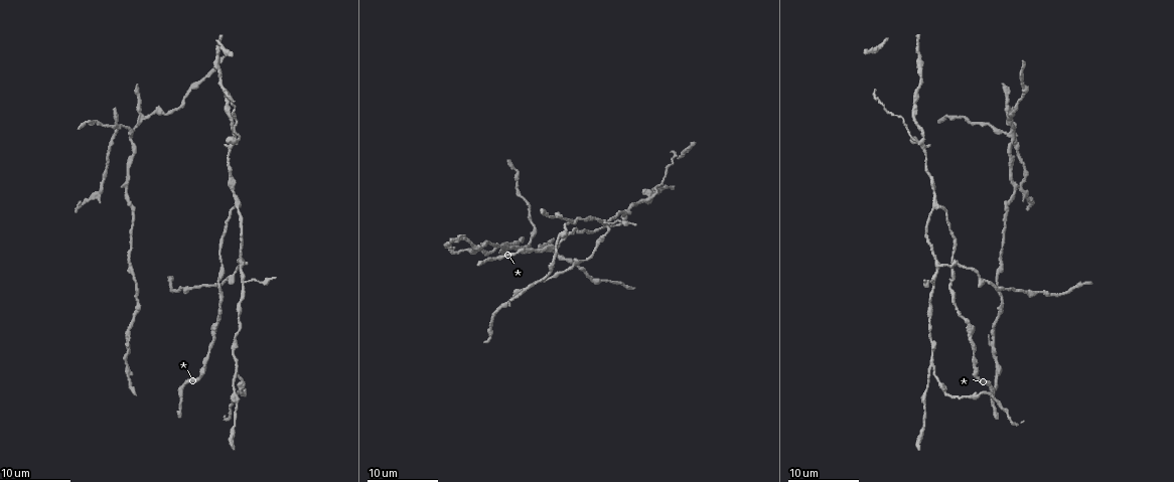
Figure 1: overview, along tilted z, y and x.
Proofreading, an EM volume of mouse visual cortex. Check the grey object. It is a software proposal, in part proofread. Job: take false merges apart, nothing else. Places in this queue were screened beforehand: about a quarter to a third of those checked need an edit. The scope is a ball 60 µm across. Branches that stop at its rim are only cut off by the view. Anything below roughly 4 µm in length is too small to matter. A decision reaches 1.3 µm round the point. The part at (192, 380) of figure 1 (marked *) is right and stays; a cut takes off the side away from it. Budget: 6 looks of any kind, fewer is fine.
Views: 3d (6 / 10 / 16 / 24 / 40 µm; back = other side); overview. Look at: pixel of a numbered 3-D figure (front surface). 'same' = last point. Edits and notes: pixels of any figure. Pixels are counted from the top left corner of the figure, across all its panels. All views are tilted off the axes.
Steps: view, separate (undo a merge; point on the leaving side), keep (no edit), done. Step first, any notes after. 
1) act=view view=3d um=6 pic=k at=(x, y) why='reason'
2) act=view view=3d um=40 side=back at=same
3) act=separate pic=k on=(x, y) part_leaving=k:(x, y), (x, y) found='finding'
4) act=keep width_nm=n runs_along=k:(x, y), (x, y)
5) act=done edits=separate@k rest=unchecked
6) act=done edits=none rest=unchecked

act=view view=3d um=16 pic=1 at=(567, 221) why='side arm on a straight run'

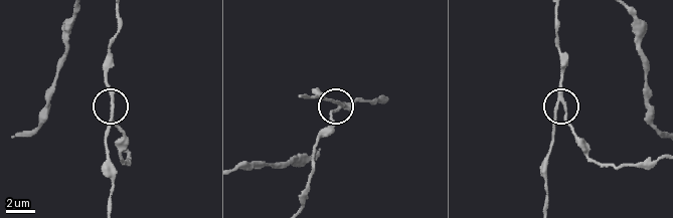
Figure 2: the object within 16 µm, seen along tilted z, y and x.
act=view view=3d um=16 side=back pic=2 at=(558, 109)

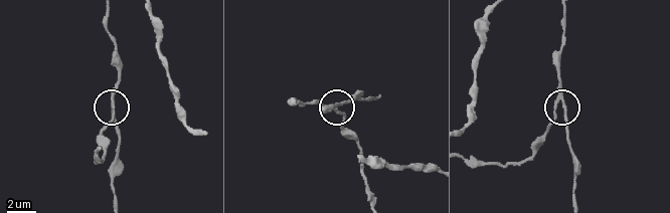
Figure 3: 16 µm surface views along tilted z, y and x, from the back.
act=separate pic=3 on=(344, 114) arms=3 part_leaving=3:(335, 111), (346, 115), (345, 127), (359, 149), (371, 203) found='a second neuron is stuck on'

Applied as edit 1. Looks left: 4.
act=view view=3d um=10 pic=1 at=(917, 143) why='four-way junction'

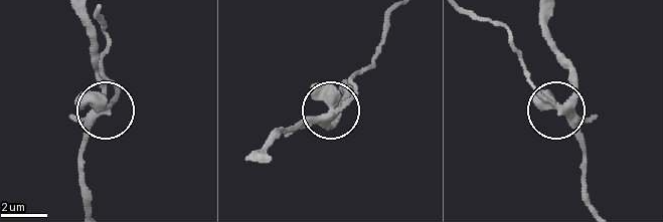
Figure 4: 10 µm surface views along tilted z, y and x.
act=separate pic=4 on=(530, 80) arms=4 part_leaving=4:(554, 102), (526, 75), (509, 35), (475, 15) found='a second neuron is stuck on'

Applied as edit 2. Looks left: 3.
act=view view=3d um=10 pic=1 at=(934, 207) why='three arms meet'

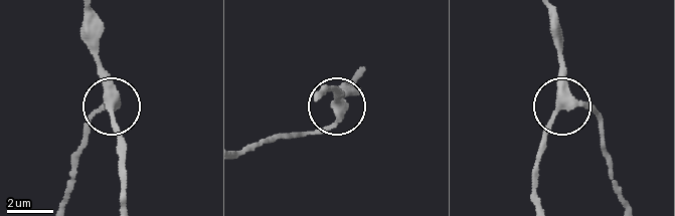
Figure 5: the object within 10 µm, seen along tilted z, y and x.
act=view view=3d um=10 side=back pic=5 at=(109, 104)

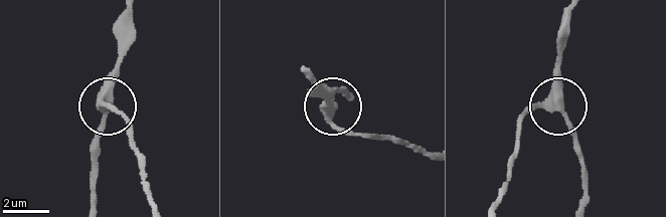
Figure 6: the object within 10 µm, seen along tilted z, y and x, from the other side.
act=keep side_arm_um=36 runs_along=6:(426, 151), (350, 132), (323, 105), (326, 98), (317, 97) found='all the same neuron'

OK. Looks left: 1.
act=done edits=separate@3,separate@4 rest=unchecked

